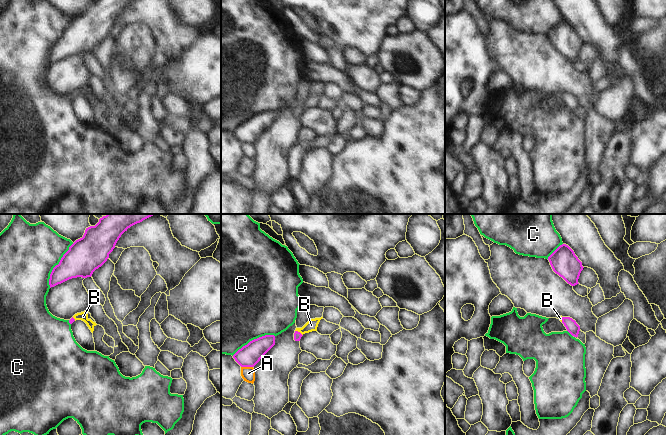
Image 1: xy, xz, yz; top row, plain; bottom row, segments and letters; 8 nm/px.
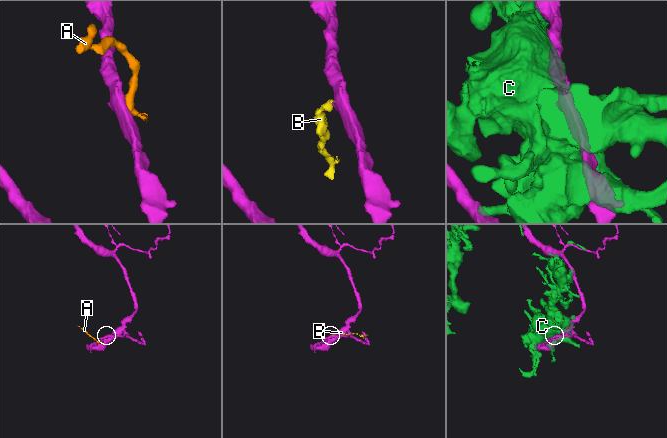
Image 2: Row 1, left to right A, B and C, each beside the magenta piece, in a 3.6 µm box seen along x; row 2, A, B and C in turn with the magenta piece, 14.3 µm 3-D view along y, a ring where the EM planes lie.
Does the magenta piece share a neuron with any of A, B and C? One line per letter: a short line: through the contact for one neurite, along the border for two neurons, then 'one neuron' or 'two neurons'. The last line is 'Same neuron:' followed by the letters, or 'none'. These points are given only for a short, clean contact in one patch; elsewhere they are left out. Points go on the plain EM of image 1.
A: line xz (241, 142), (252, 143); two neurons
B: line xz (297, 111), (299, 108), (311, 101); one neuron
C: two neurons
Same neuron: B

